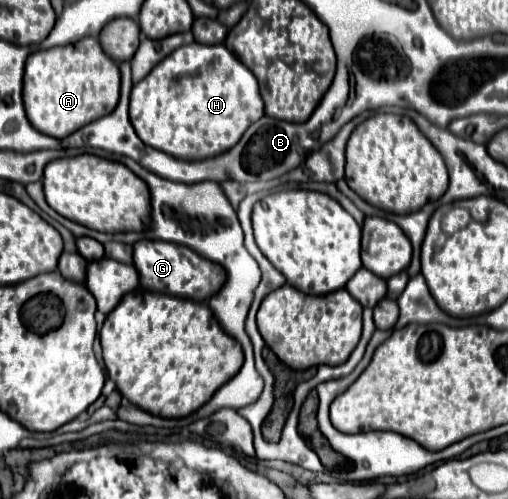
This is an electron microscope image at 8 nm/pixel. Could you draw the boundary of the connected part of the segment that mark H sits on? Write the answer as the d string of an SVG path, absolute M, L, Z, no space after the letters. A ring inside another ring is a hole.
M186 44L166 56L144 80L134 84L130 96L130 122L140 136L140 140L156 150L162 150L180 160L202 160L212 158L230 150L246 132L246 128L264 116L264 102L258 92L258 82L254 74L226 50L224 44L206 46L206 44ZM246 84L246 90L240 96L240 86Z

